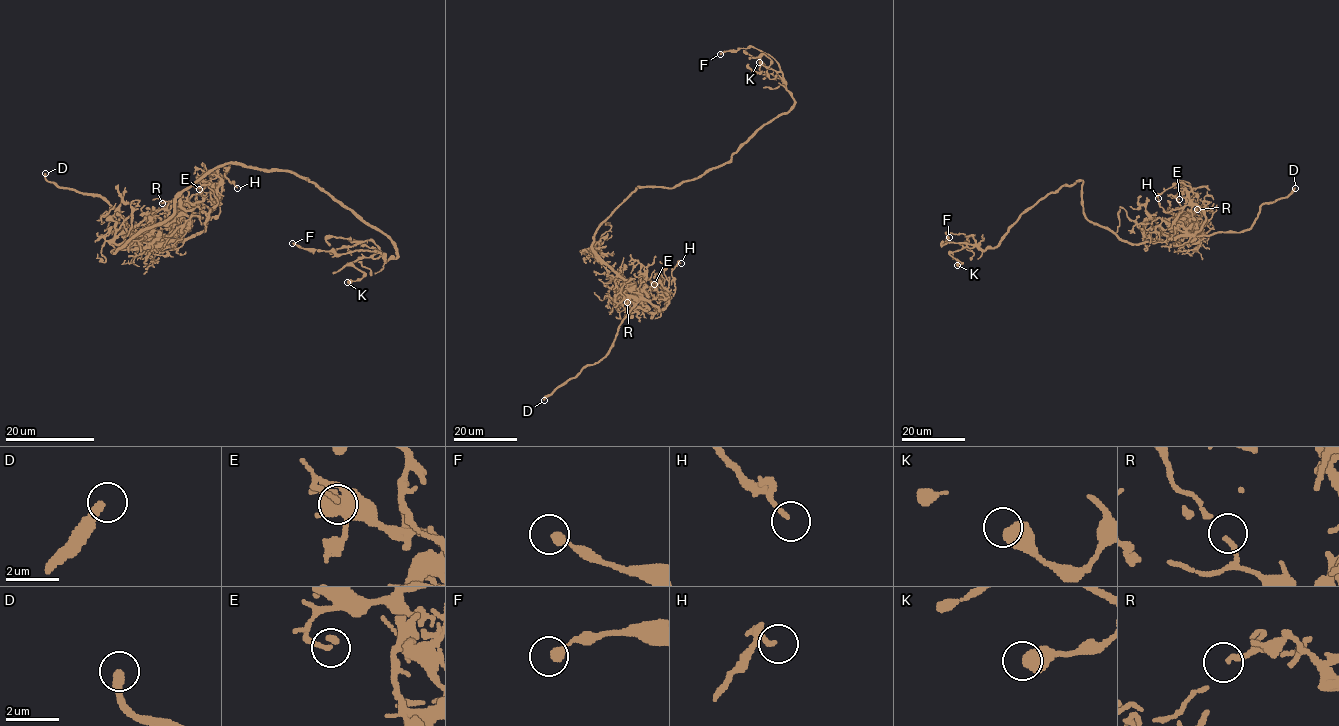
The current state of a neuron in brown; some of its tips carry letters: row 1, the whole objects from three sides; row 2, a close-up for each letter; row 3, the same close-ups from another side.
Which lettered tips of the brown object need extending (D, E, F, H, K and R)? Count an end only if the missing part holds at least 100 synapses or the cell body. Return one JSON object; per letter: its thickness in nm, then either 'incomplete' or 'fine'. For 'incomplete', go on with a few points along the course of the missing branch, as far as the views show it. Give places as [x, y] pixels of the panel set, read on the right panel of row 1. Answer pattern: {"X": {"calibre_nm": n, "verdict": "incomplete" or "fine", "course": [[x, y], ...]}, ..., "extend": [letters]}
{"D": {"calibre_nm": 320, "verdict": "incomplete", "course": [[1295, 188], [1294, 175], [1305, 175], [1310, 168], [1326, 109], [1325, 97], [1302, 47], [1274, 11]]}, "E": {"calibre_nm": 140, "verdict": "fine"}, "F": {"calibre_nm": 320, "verdict": "fine"}, "H": {"calibre_nm": 150, "verdict": "fine"}, "K": {"calibre_nm": 600, "verdict": "fine"}, "R": {"calibre_nm": 130, "verdict": "fine"}, "extend": ["D"]}

